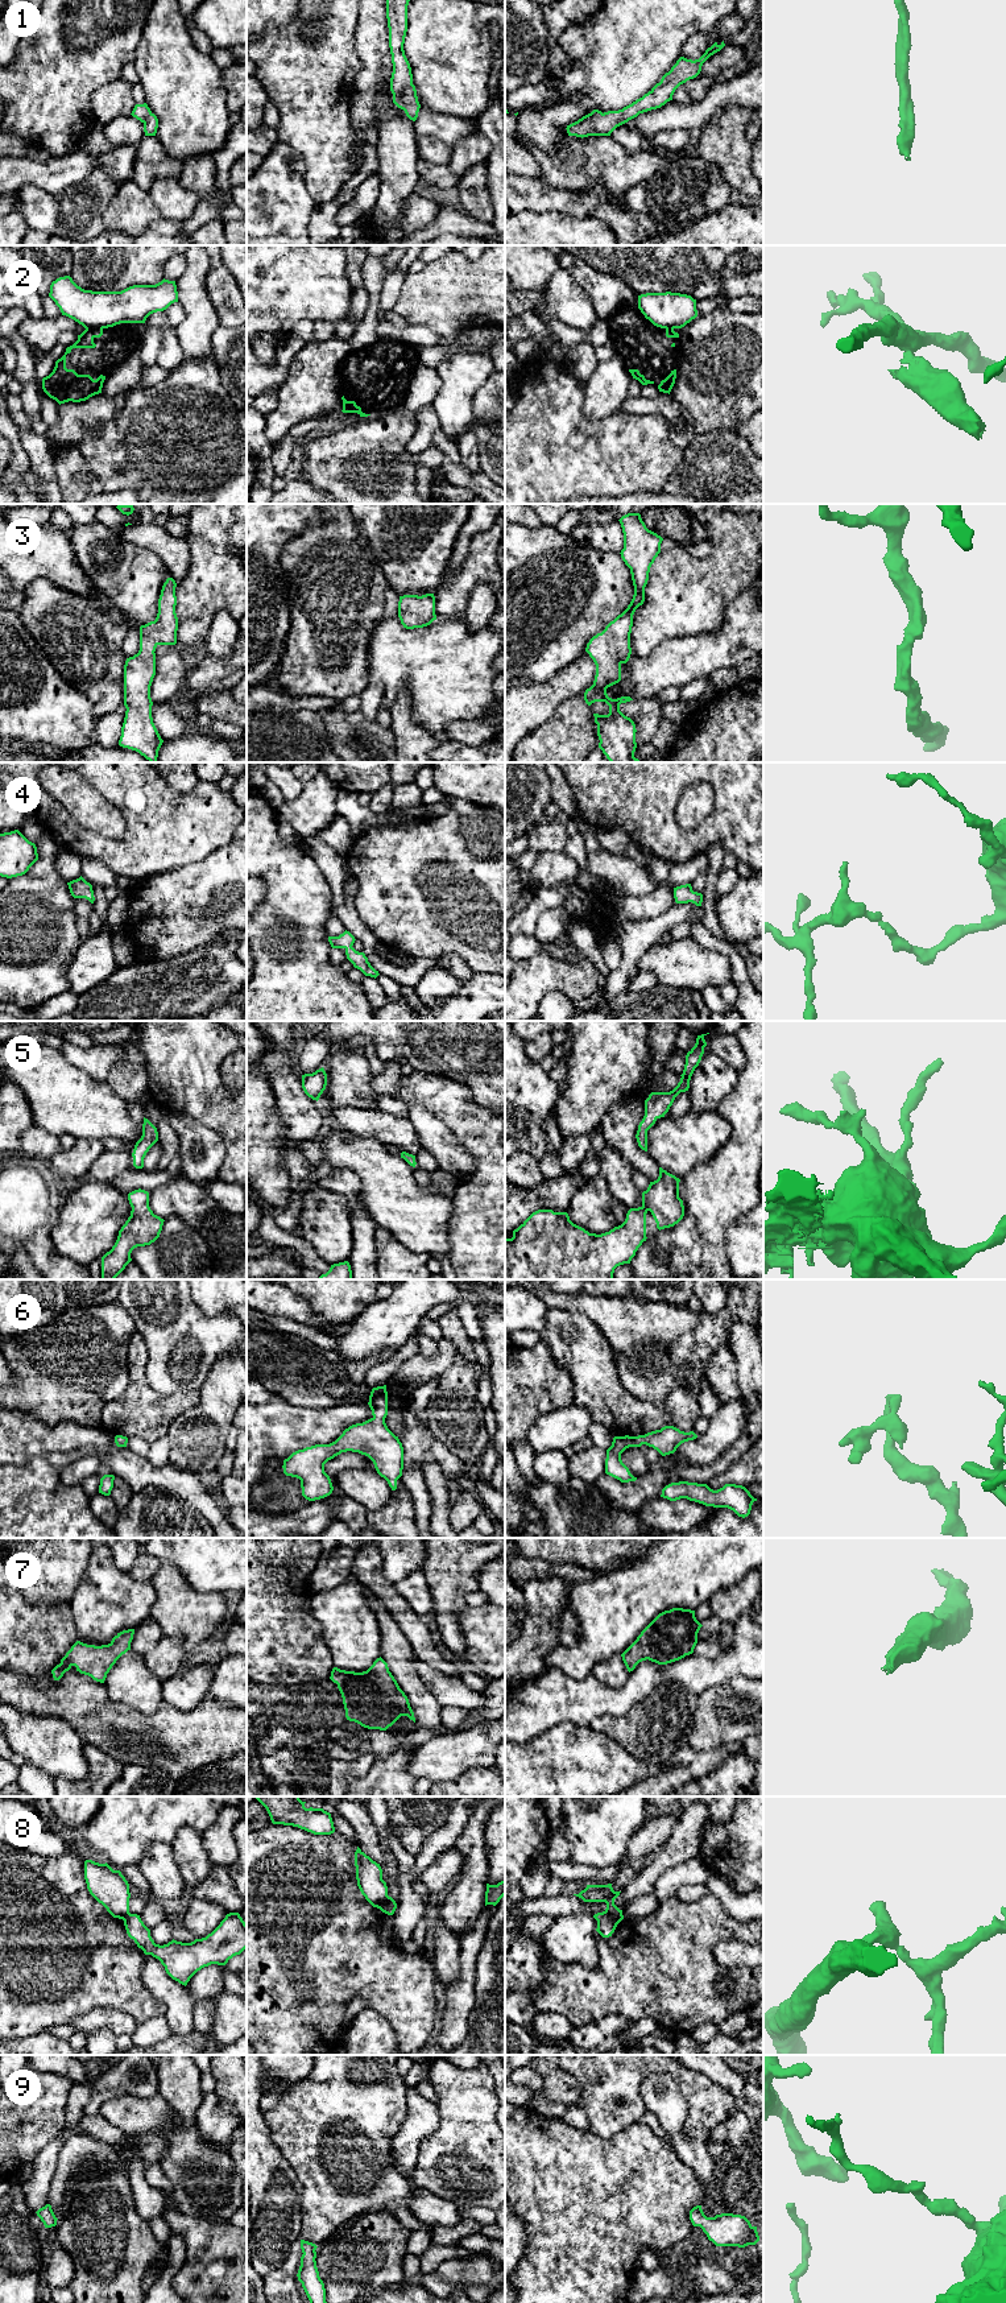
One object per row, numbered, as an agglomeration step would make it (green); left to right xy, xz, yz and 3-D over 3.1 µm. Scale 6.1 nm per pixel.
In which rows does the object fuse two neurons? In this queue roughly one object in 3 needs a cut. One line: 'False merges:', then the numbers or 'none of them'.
False merges: 2, 8

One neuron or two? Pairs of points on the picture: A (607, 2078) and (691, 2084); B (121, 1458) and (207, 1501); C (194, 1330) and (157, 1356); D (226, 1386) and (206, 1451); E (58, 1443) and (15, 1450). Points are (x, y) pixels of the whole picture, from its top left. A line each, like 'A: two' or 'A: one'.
A: one
B: one
C: one
D: one
E: one

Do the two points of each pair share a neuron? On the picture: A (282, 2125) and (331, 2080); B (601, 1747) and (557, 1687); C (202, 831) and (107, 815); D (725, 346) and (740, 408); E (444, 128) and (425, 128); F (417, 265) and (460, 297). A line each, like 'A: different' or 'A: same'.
A: same
B: different
C: different
D: same
E: same
F: different

